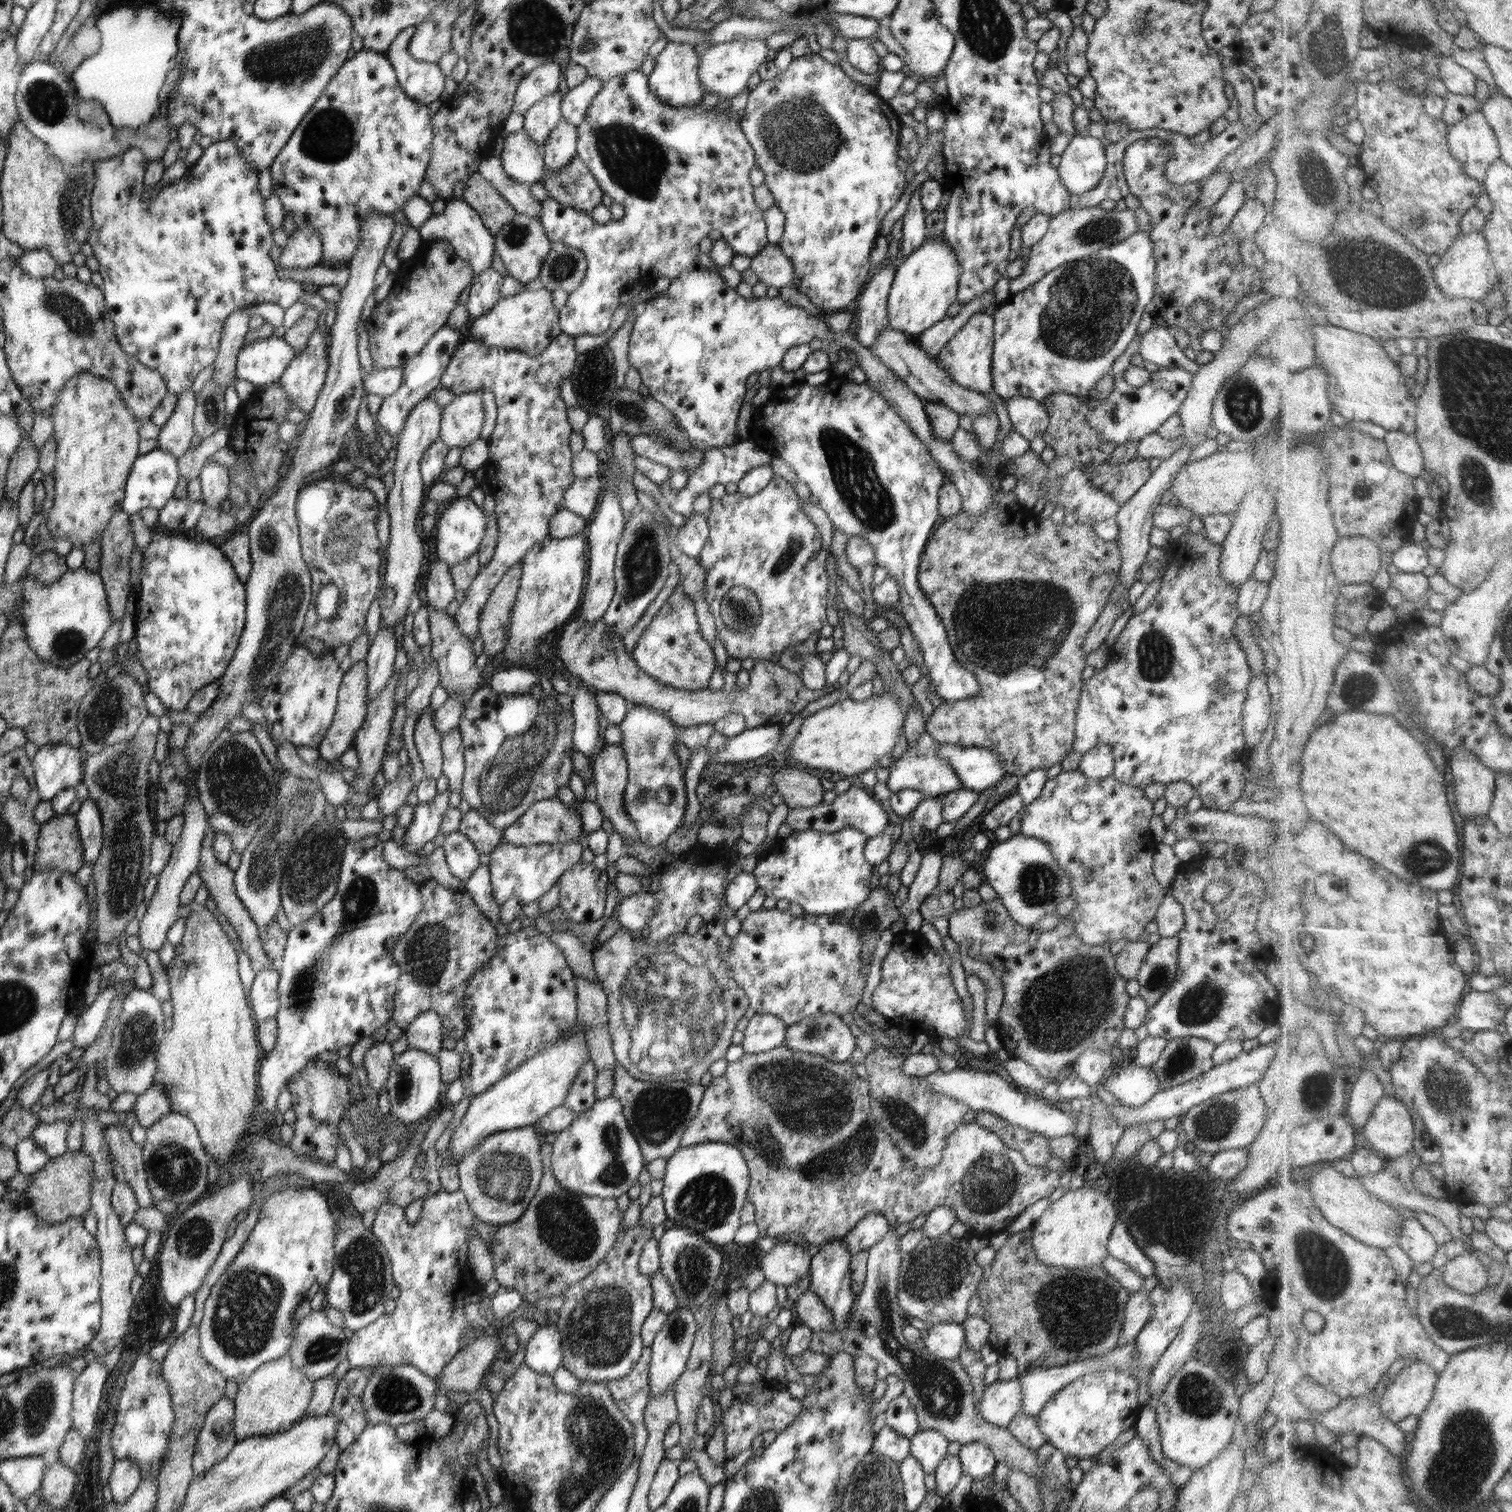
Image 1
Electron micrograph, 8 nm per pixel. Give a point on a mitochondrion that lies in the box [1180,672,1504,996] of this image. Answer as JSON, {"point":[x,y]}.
{"point":[1422,858]}

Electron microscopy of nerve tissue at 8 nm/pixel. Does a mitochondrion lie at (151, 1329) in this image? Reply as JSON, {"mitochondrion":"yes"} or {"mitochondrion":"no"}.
{"mitochondrion":"yes"}

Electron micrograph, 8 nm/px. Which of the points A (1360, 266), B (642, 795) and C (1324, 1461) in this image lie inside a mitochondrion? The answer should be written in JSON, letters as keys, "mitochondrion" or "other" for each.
{"A":"mitochondrion","B":"mitochondrion","C":"other"}

